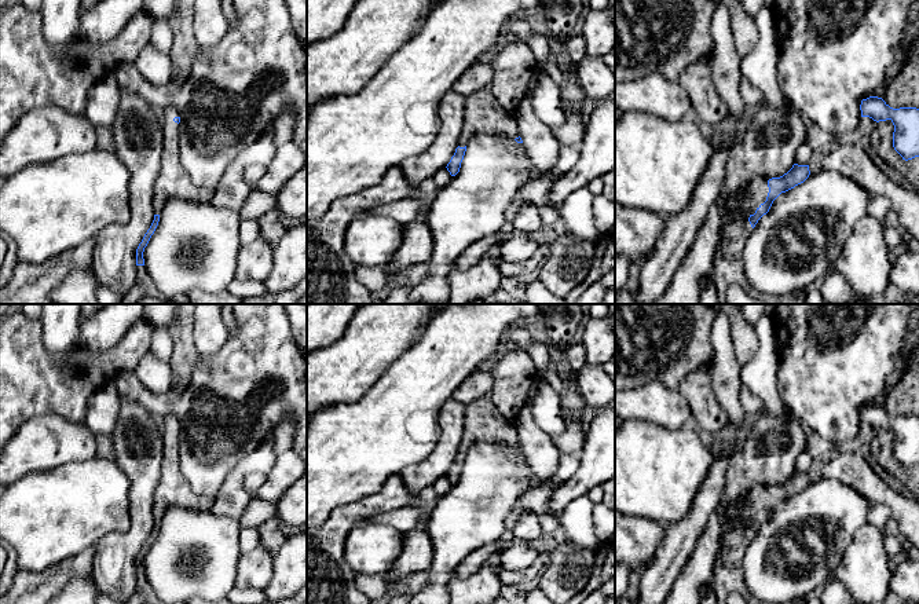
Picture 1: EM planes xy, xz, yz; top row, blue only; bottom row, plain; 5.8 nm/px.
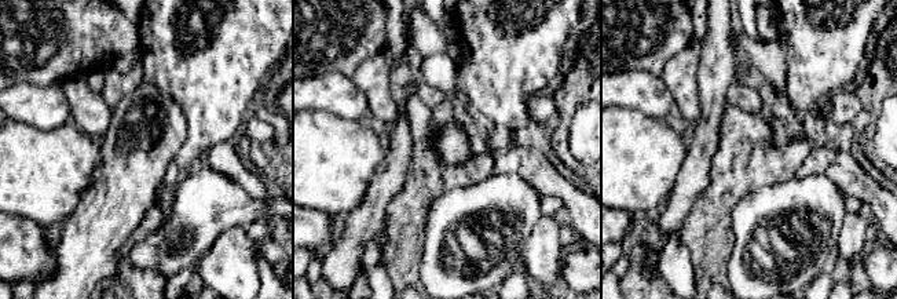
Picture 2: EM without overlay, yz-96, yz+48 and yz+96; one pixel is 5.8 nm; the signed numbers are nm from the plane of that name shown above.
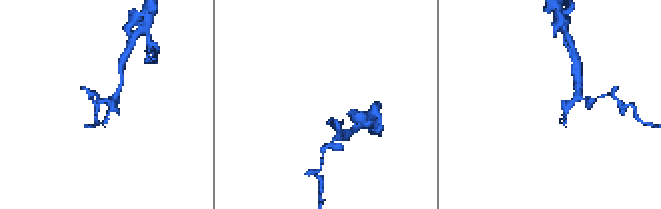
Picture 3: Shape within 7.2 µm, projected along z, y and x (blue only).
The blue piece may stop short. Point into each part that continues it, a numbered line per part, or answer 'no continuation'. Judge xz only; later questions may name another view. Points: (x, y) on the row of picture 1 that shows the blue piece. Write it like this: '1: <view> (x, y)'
1: xz (483, 113)

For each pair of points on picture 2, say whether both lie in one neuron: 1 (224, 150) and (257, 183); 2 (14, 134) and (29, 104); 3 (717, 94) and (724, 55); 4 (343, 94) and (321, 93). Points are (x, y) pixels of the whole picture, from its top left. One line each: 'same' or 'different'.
1: same
2: different
3: same
4: same

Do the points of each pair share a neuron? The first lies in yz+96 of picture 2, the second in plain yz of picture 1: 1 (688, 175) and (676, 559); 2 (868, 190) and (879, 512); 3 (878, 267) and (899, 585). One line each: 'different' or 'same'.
1: same
2: different
3: same

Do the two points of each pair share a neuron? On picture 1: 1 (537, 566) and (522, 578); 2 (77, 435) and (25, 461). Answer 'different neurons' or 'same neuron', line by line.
1: same neuron
2: same neuron

